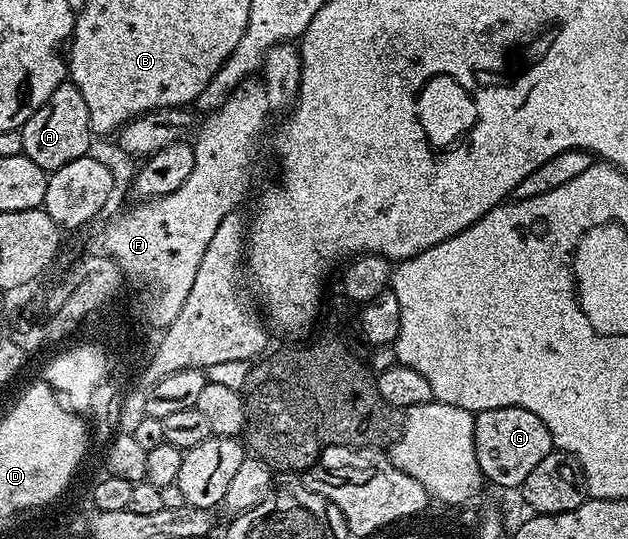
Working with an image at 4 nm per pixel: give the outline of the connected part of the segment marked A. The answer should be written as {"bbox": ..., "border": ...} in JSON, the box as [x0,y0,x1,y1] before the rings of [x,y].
{"bbox":[21,82,93,174],"border":[[[70,82],[59,84],[57,90],[53,90],[53,94],[49,94],[49,98],[45,98],[43,105],[23,123],[21,131],[23,133],[23,155],[37,162],[37,166],[41,166],[48,174],[57,171],[61,166],[69,166],[69,162],[88,155],[92,151],[93,133],[89,122],[89,110],[85,106],[85,98],[81,98],[81,90],[77,90],[77,86]]]}

